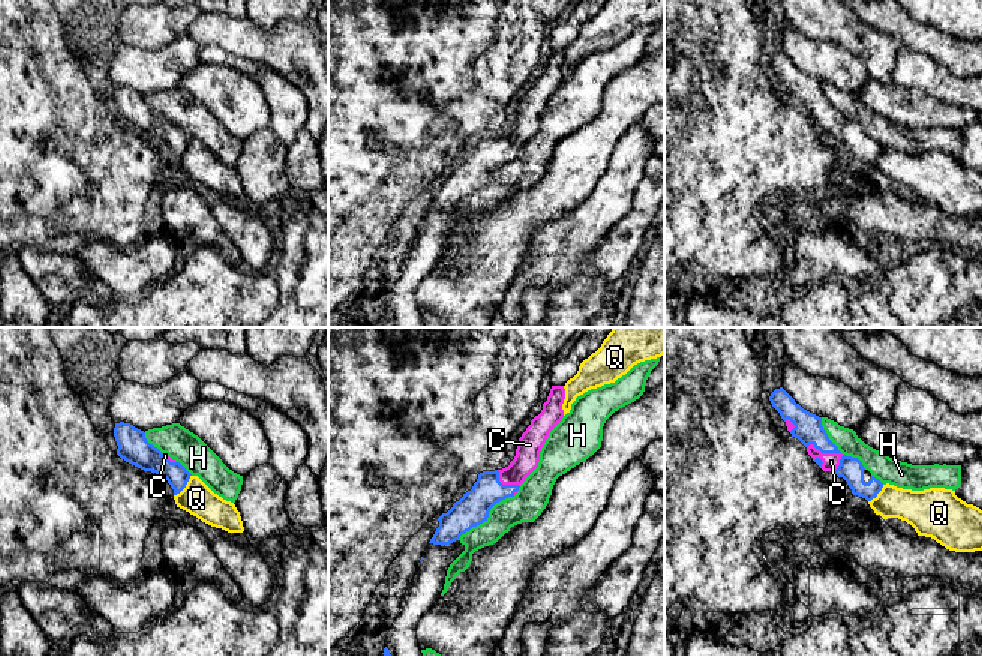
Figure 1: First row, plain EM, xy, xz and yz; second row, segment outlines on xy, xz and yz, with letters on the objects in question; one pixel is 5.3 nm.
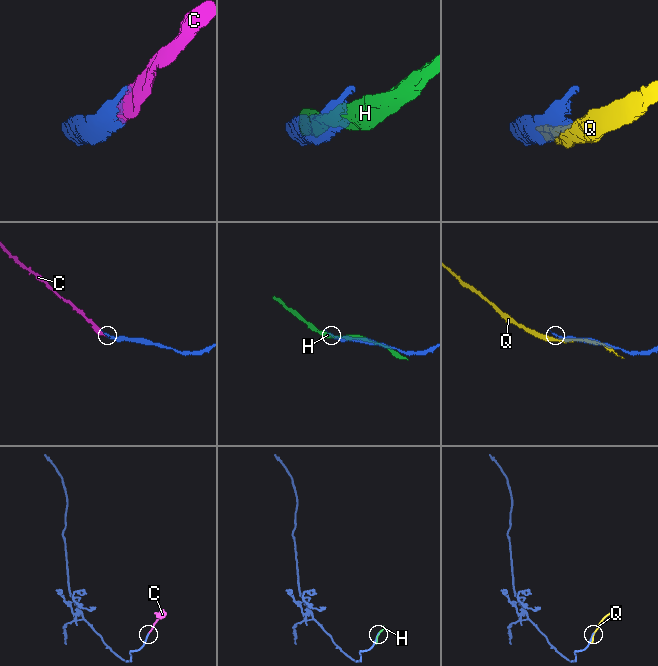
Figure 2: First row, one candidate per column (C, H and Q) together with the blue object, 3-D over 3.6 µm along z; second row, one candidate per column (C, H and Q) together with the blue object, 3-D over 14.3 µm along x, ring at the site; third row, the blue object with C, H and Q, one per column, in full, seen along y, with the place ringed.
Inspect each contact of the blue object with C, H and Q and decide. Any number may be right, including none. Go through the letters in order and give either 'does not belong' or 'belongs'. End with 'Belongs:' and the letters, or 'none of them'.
C: belongs
H: does not belong
Q: does not belong
Belongs: C

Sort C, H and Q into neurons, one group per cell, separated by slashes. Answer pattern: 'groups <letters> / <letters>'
groups C / H / Q

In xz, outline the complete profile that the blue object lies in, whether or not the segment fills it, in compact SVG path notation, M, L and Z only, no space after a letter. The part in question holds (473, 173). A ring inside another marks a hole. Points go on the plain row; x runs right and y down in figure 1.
M552 50L543 74L531 84L531 89L517 105L516 120L508 131L478 138L472 153L442 177L433 201L429 207L450 209L462 198L487 185L490 173L514 161L525 143L538 131L540 116L549 96L562 84L564 50Z

